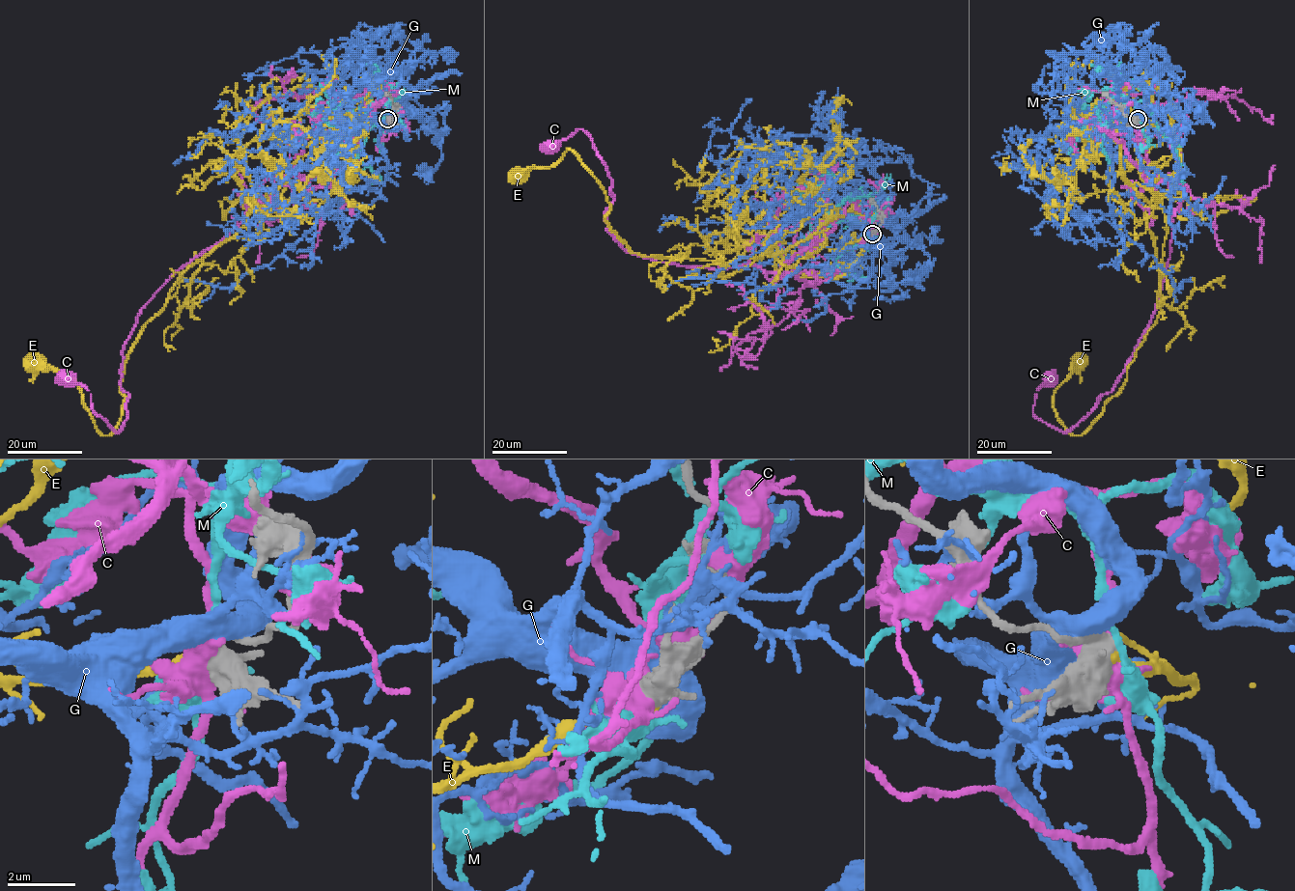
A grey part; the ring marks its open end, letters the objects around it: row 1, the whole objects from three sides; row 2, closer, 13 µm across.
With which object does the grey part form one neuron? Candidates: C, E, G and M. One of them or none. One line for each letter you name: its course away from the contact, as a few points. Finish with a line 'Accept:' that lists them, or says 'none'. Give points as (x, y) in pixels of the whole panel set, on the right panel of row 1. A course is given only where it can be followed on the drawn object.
E: it runs (1138, 119), (1154, 124), (1106, 118), (1121, 175), (1162, 205), (1160, 313), (1073, 434), (1053, 394), (1078, 363)
Accept: E

